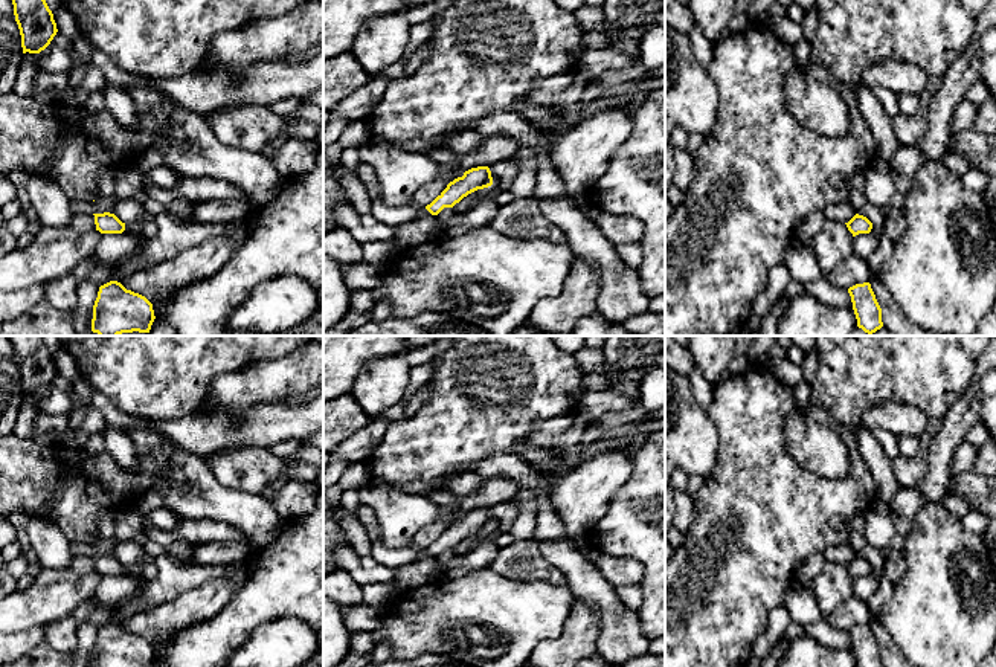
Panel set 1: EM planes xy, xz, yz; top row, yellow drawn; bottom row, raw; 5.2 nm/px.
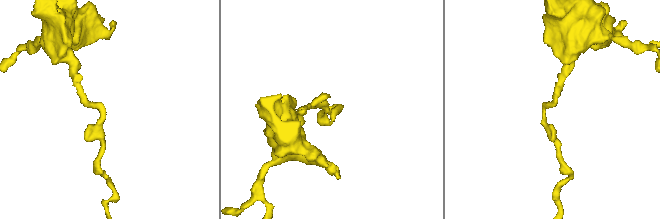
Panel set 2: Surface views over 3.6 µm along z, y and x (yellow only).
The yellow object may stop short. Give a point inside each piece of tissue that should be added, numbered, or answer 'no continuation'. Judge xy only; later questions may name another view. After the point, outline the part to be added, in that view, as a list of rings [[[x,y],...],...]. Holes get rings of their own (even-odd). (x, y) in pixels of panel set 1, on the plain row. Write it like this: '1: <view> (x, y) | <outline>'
no continuation

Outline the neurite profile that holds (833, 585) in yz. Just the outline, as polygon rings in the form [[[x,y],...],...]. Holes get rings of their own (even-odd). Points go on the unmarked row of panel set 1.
[[[825,562],[821,574],[807,586],[816,598],[824,618],[828,618],[853,595],[854,578],[845,565]]]

